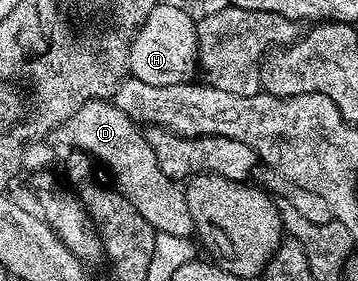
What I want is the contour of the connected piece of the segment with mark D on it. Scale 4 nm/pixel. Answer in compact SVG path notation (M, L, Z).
M107 99L87 101L87 105L83 105L77 110L77 114L71 116L65 123L63 131L64 134L69 134L69 139L73 142L72 146L76 150L87 152L92 159L97 160L102 168L109 167L110 173L113 174L112 182L117 190L123 197L127 197L127 201L131 201L131 205L135 205L135 209L139 209L139 213L143 213L143 217L147 217L147 221L153 226L154 231L175 233L175 237L184 239L188 239L194 234L191 209L187 209L182 184L168 179L163 173L163 169L159 169L159 161L155 159L155 149L151 149L145 131L142 130L136 119L127 117L127 113L123 113L123 109L119 109L116 103Z

